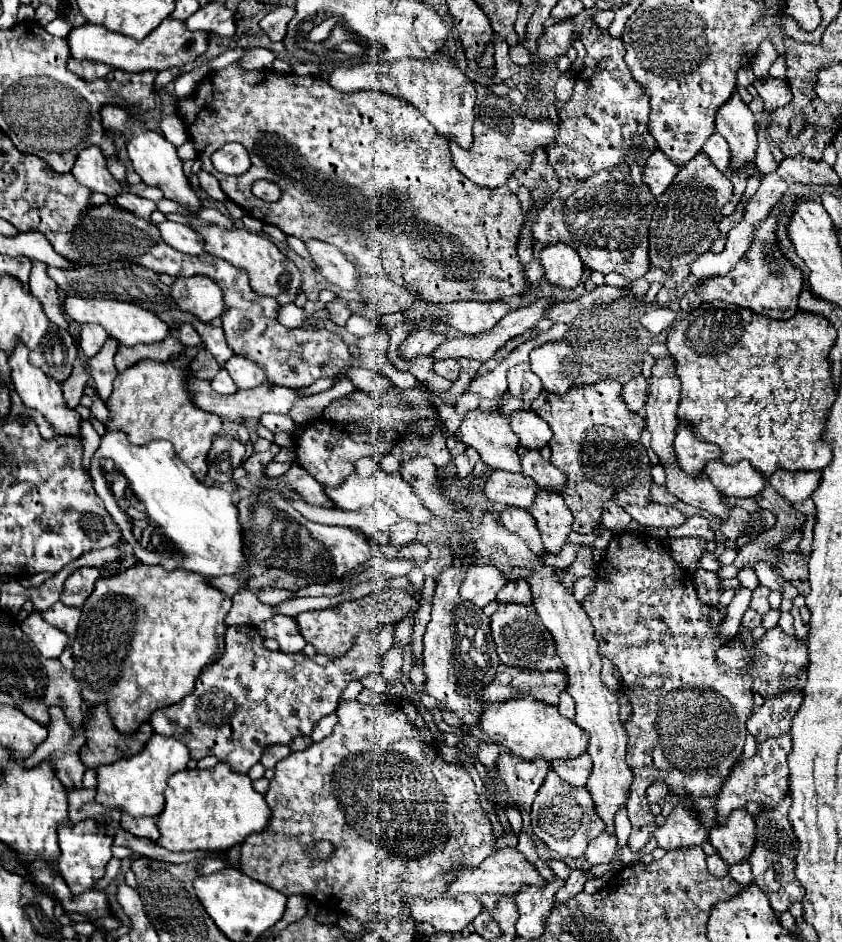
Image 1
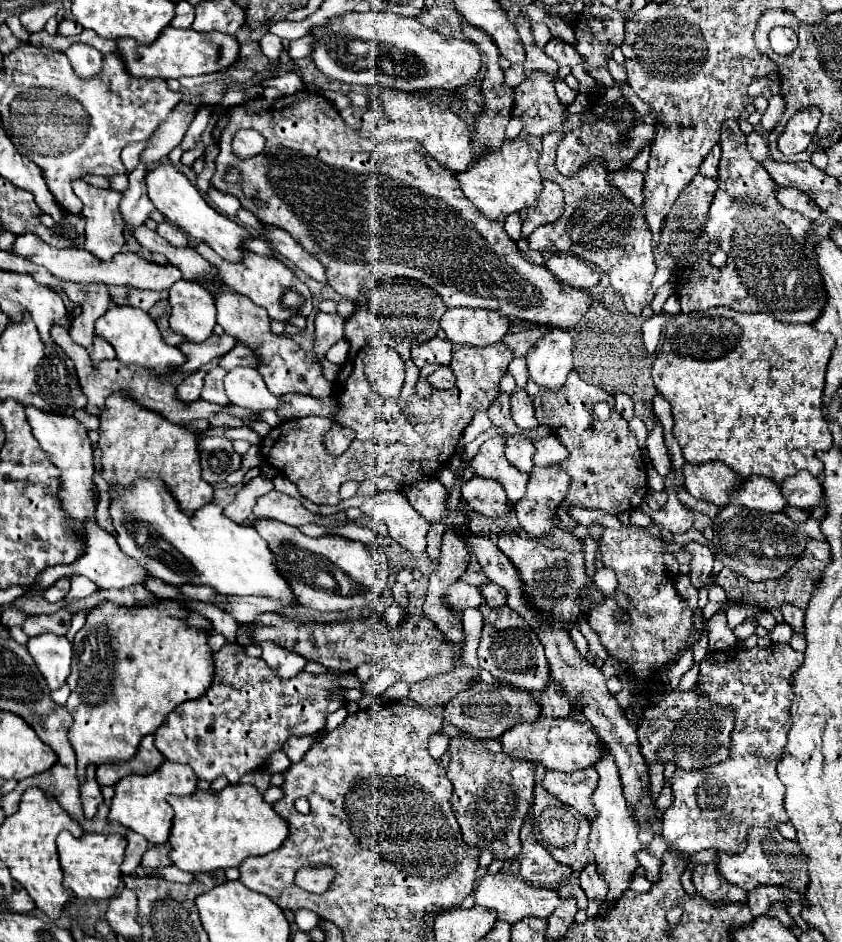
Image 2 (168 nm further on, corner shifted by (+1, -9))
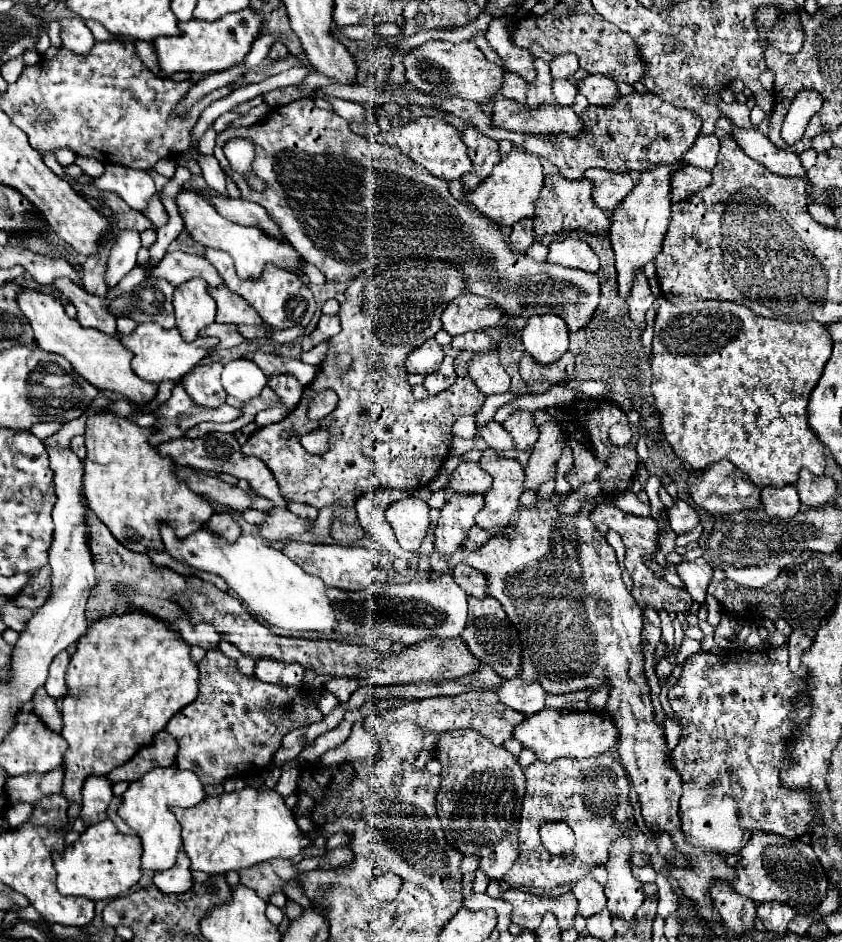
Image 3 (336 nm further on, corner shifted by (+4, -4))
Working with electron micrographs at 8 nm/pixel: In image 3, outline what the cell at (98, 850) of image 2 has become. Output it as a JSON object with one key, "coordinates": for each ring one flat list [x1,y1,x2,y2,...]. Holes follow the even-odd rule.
{"coordinates":[[111,820,89,826,73,846,63,854,53,854,57,870,57,890,63,896,85,896,89,900,117,898,129,892,141,878,141,838,135,834,121,834]]}

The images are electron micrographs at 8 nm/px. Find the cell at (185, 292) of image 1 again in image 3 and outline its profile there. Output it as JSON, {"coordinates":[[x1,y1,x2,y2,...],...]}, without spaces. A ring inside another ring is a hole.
{"coordinates":[[193,278,175,288,173,296,177,328,185,342,193,342,199,332,215,322,215,300,207,292,207,282]]}

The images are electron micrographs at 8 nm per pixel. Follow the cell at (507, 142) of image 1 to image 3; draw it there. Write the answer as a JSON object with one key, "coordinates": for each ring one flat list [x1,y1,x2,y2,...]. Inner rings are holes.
{"coordinates":[[513,150,507,158,503,158,493,168,493,174,467,196,463,196,463,184,459,180,453,180,449,184,449,192,453,198,457,198,457,200,465,198,483,216,491,218,499,226,513,226,515,222,519,222,523,218,531,218,533,206,535,206,535,200,539,198,541,188,543,188,543,166,541,166,539,158,533,154,521,152,521,150]]}

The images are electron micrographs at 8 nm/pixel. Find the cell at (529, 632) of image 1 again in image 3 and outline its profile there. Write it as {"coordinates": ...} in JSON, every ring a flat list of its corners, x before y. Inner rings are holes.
{"coordinates":[[469,596,467,602,469,602,469,616,467,616,467,626,461,632,461,640,481,662,491,664,501,678,507,678,507,680,517,678,521,670,521,644,515,628,509,624,503,612,503,606,491,596,485,596,485,598]]}

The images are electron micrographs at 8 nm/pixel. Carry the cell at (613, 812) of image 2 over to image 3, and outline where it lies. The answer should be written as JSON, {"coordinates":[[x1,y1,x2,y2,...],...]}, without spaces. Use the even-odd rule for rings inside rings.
{"coordinates":[[627,836,617,838,611,848,609,862,605,864,605,870,609,874,605,896,611,916,627,920,633,926,635,912,643,904,645,894,639,880,631,874,629,852,631,852,631,838]]}

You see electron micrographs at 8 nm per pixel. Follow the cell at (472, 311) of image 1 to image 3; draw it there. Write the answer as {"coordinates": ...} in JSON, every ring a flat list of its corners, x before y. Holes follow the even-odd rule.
{"coordinates":[[463,294,451,300,441,314,443,328,451,334,465,334,473,330,485,330,485,328,495,328,501,324,501,308,485,296,477,294]]}

